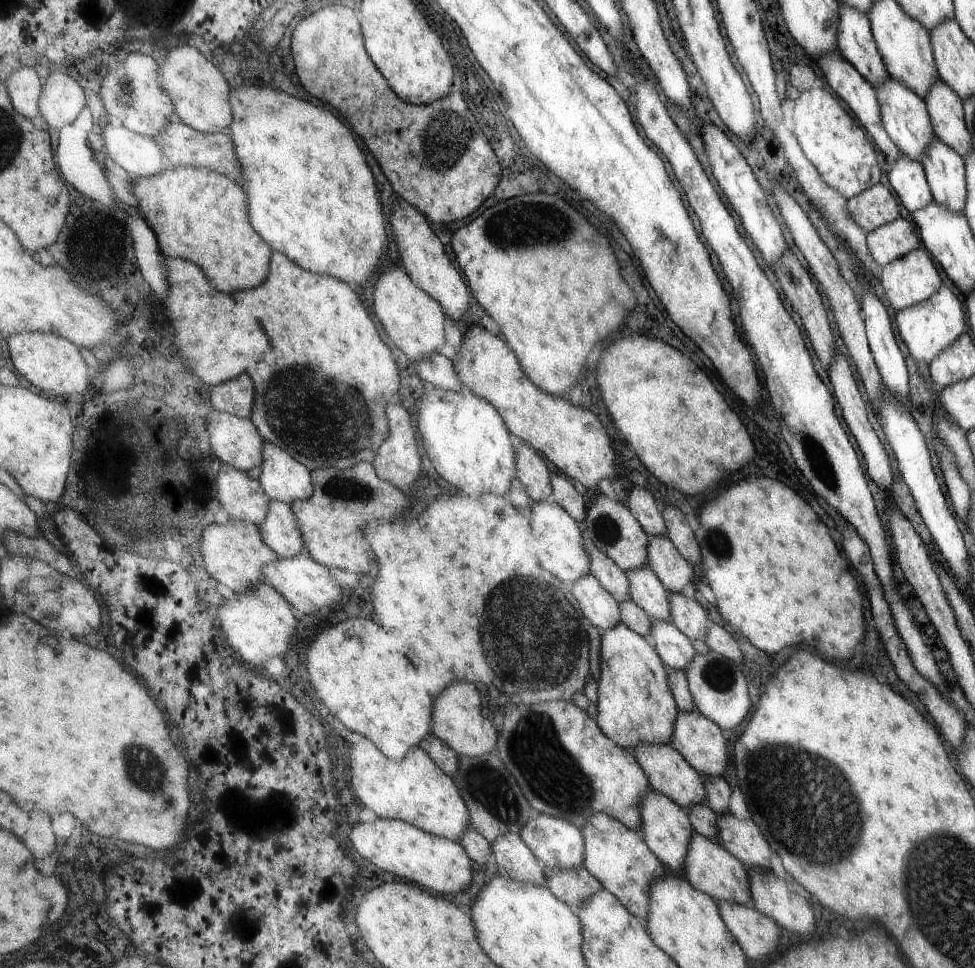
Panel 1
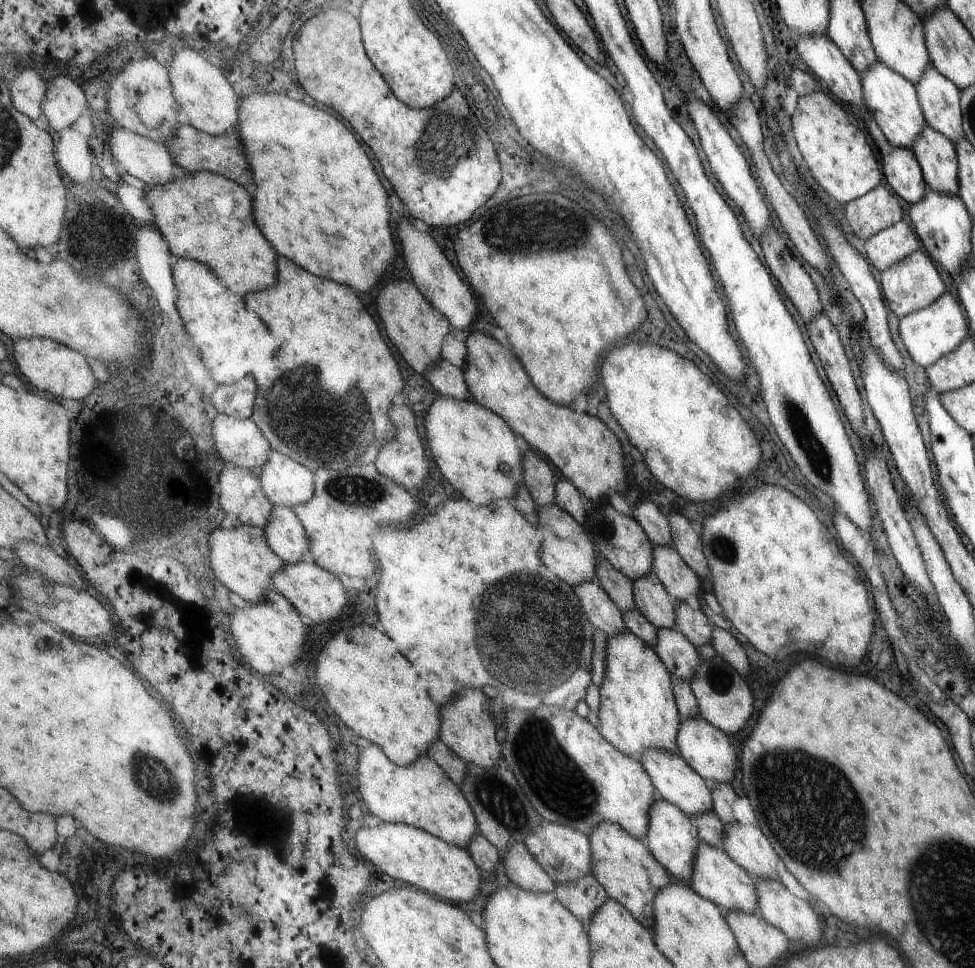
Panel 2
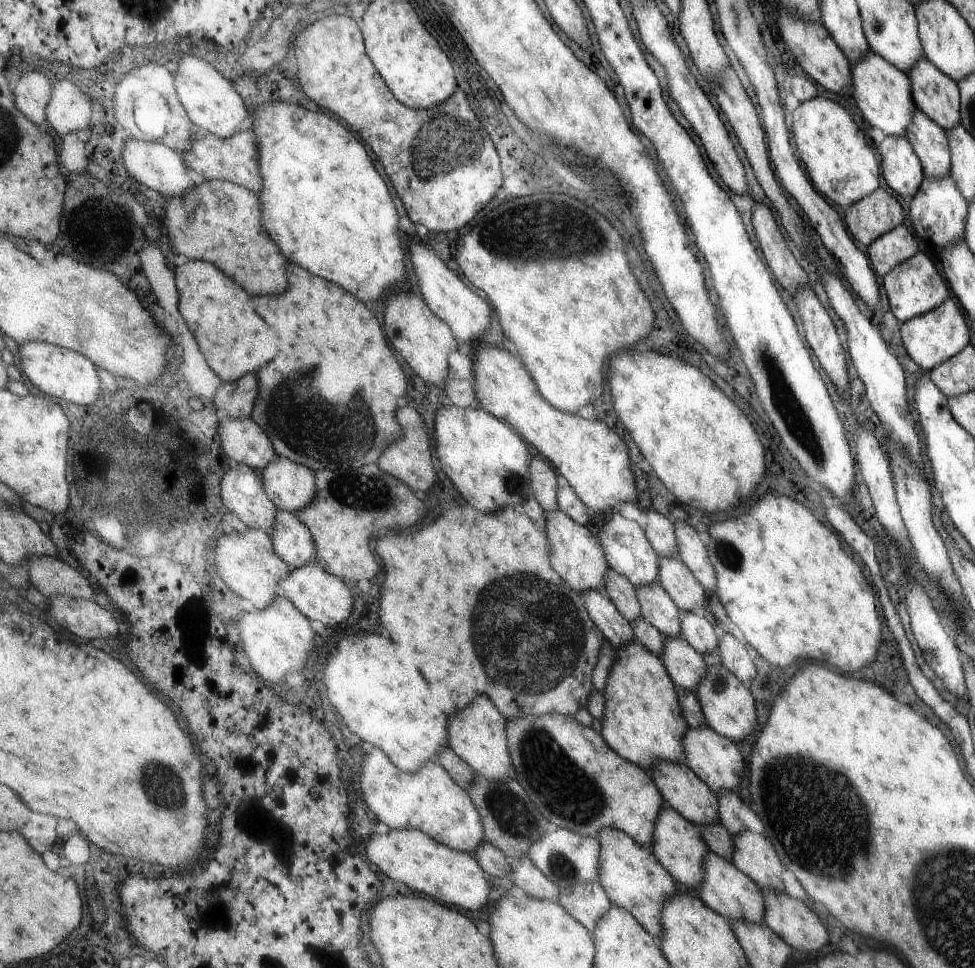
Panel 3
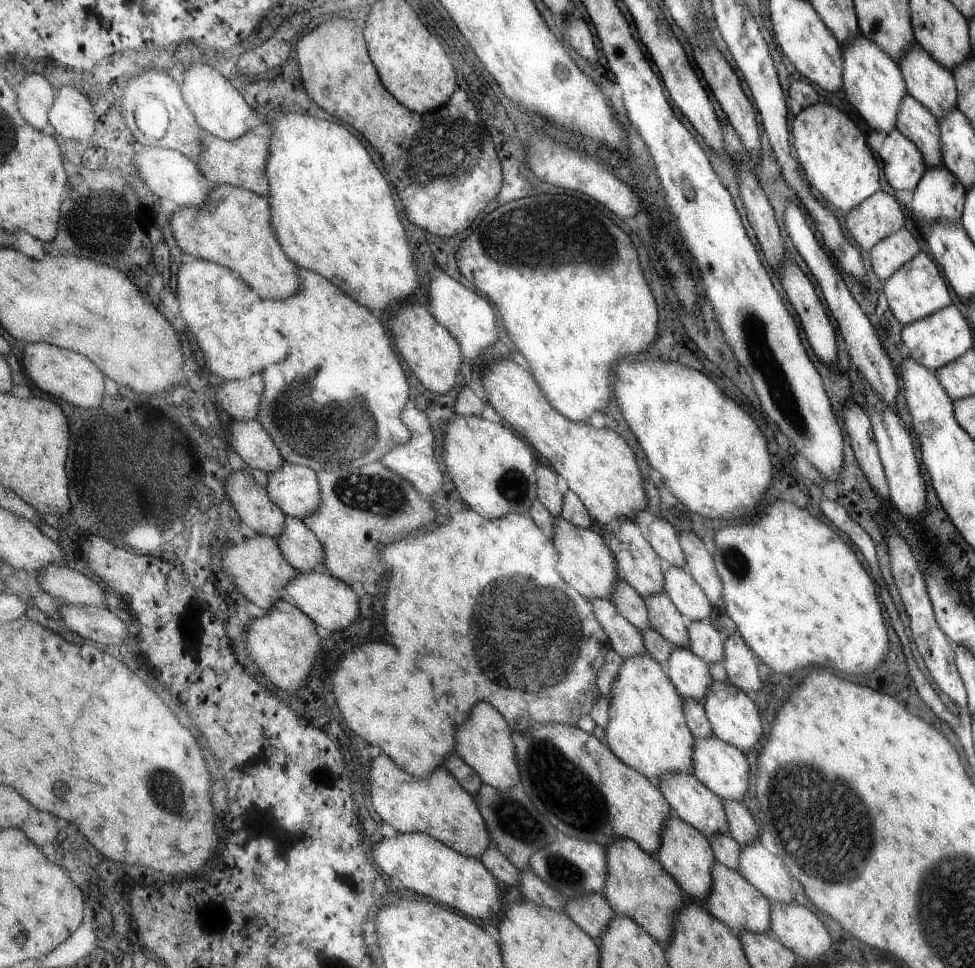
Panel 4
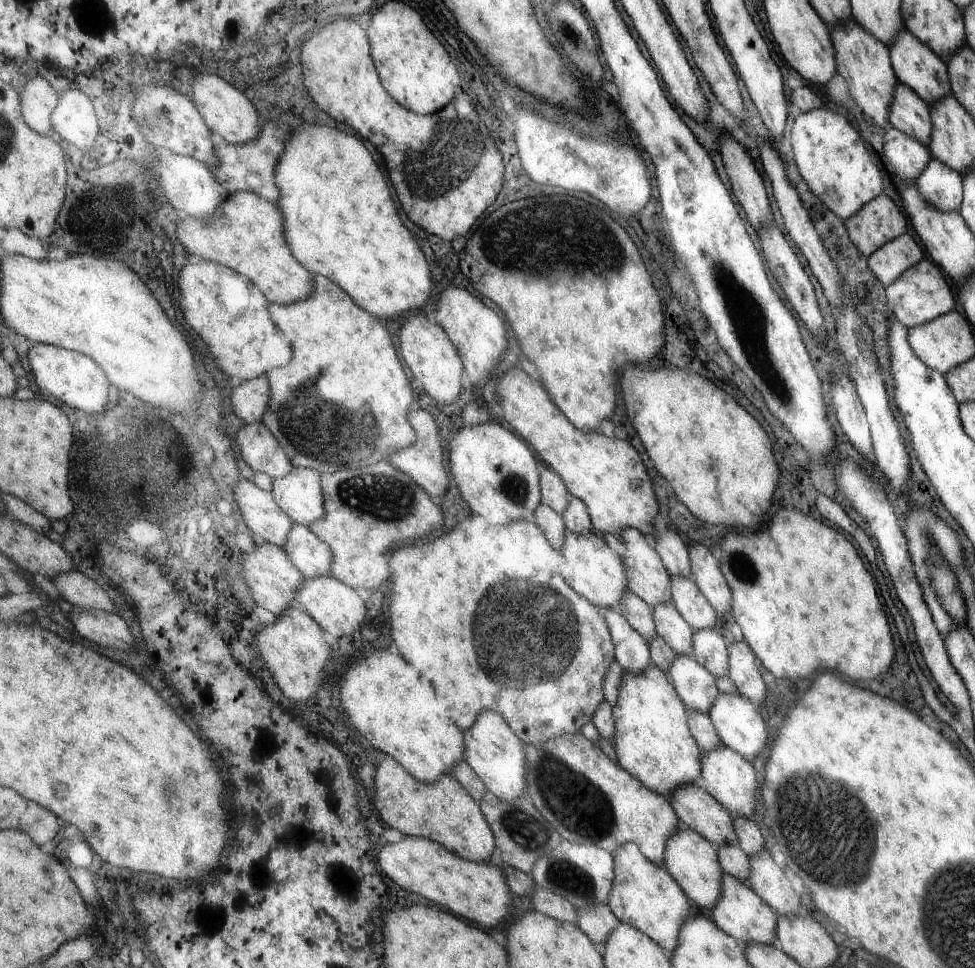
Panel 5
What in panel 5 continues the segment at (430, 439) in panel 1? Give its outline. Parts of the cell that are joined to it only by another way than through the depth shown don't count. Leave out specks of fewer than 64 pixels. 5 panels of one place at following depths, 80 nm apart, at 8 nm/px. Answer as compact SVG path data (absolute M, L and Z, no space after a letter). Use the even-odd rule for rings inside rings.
M501 422L463 424L449 443L450 467L458 491L469 508L487 516L491 524L509 524L511 520L529 519L539 504L540 470L527 444L505 430Z

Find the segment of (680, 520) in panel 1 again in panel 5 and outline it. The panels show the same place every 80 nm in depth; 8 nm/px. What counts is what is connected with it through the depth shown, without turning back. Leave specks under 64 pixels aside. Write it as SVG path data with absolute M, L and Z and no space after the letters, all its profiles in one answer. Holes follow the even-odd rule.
M693 543L686 549L690 566L689 577L717 614L728 618L730 590L718 567L718 560L699 543Z

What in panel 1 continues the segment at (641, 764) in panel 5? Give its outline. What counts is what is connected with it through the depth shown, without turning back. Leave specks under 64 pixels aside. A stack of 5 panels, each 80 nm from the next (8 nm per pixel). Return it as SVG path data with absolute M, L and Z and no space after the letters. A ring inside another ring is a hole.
M621 621L600 635L595 721L603 734L627 750L639 743L669 743L673 734L678 712L667 686L667 672L655 651Z

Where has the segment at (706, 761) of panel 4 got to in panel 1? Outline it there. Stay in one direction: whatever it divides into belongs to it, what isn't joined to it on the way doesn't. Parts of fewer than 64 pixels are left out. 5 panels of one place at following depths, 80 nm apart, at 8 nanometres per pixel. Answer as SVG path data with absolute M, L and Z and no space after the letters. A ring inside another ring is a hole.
M695 708L690 711L678 712L678 716L674 720L674 730L669 743L682 754L683 758L703 778L721 775L725 770L727 744L725 744L725 738L721 734L721 730L719 730L719 725L715 724L715 721L712 721L709 717L703 716L703 713Z

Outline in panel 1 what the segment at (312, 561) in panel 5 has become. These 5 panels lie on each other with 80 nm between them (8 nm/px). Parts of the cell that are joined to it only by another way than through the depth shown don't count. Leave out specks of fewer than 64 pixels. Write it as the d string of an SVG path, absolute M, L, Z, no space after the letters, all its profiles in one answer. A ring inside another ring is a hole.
M272 500L266 519L258 527L267 546L280 557L291 558L305 552L304 536L291 504Z

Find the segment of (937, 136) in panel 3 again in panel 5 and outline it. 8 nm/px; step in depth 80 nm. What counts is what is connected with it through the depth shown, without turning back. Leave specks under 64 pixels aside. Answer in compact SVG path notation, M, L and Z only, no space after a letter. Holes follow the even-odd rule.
M898 82L889 110L889 126L918 140L927 148L932 134L929 105L909 87Z

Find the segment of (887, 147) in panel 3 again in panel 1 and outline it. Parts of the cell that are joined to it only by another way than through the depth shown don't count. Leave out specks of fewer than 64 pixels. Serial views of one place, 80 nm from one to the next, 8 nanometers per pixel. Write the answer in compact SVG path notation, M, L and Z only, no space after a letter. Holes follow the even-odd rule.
M900 154L892 162L887 178L891 188L898 194L899 202L910 214L932 202L933 192L922 165L906 154Z

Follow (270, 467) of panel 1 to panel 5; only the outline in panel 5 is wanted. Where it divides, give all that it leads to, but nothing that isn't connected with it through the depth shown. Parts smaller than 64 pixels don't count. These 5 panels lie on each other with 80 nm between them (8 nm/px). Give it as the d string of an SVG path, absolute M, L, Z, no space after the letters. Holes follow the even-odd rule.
M293 467L287 476L273 480L272 493L295 523L310 526L326 515L322 474L318 470Z

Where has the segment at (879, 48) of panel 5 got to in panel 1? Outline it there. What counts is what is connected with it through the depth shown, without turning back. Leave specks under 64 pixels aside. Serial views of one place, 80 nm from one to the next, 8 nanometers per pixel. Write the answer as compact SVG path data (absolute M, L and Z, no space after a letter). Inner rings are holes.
M888 76L881 85L871 86L880 102L880 113L882 114L884 128L890 139L901 150L901 154L906 154L911 160L920 164L920 159L924 156L928 145L931 145L935 138L925 100L917 96L913 90L907 88L907 85L896 81L891 76Z

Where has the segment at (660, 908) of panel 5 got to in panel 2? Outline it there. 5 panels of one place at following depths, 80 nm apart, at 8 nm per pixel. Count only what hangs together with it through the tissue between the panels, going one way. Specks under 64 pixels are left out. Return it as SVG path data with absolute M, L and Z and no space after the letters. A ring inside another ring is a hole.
M599 822L587 836L592 850L590 873L606 889L606 896L622 904L636 921L653 928L655 896L669 882L662 863L650 852L644 839L632 837L618 824Z

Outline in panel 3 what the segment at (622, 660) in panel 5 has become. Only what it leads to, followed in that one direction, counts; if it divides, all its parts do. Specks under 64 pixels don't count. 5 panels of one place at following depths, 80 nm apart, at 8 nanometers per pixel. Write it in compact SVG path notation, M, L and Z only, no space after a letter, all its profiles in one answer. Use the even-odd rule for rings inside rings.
M591 589L581 593L590 619L615 647L635 640L628 620L625 620L603 590Z

